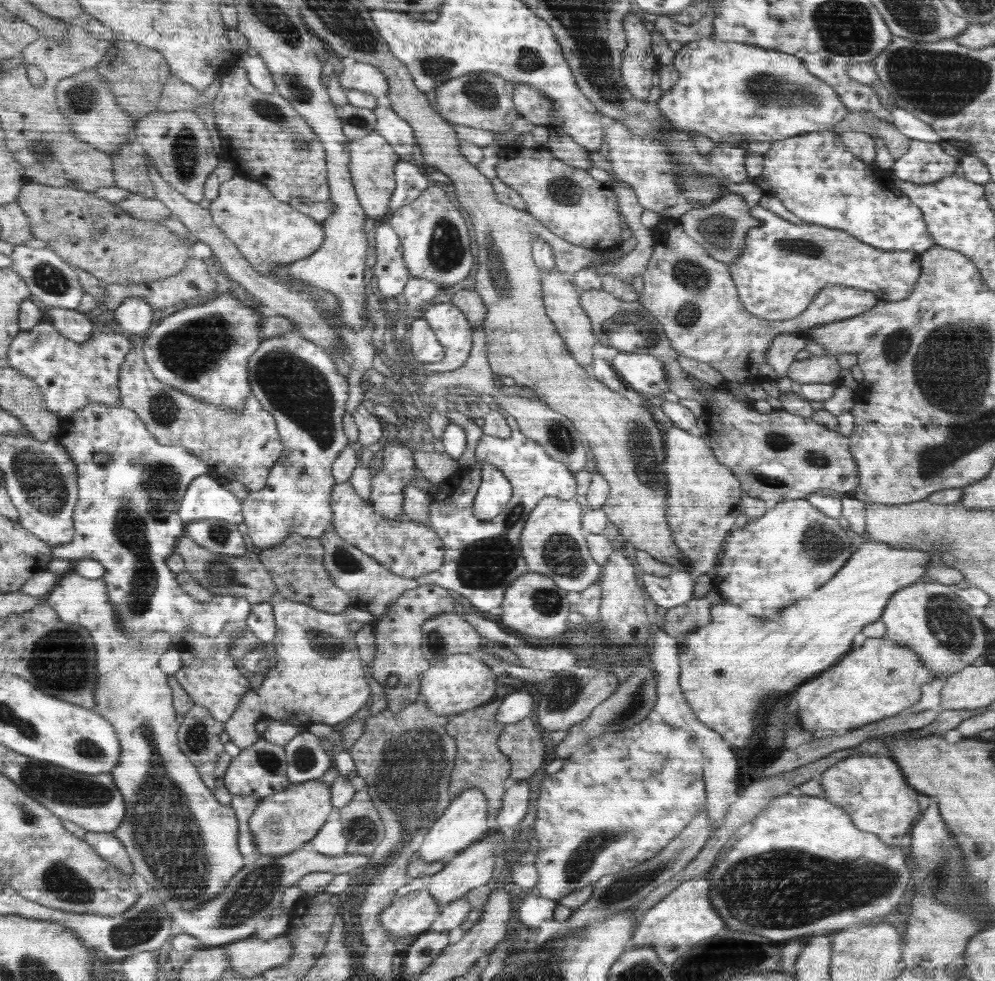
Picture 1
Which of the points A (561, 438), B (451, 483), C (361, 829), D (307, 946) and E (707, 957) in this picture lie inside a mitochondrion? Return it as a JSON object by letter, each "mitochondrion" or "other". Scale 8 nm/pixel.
{"A":"mitochondrion","B":"other","C":"mitochondrion","D":"other","E":"other"}

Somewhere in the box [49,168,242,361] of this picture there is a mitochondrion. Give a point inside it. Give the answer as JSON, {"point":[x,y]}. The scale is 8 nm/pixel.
{"point":[103,224]}

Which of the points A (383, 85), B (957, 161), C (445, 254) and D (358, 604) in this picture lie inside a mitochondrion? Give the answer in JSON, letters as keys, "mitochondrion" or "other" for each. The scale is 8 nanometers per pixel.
{"A":"other","B":"other","C":"mitochondrion","D":"other"}

